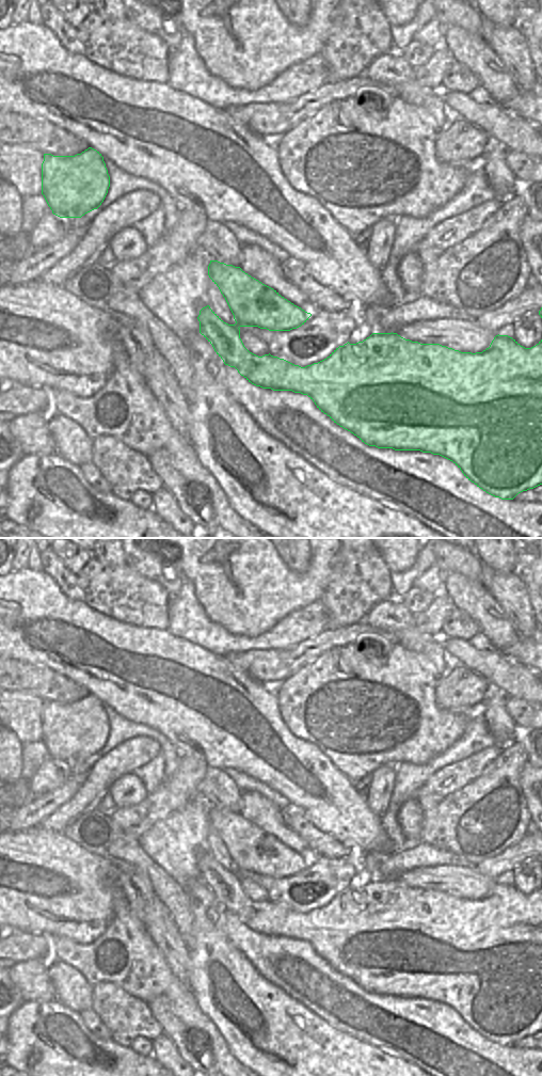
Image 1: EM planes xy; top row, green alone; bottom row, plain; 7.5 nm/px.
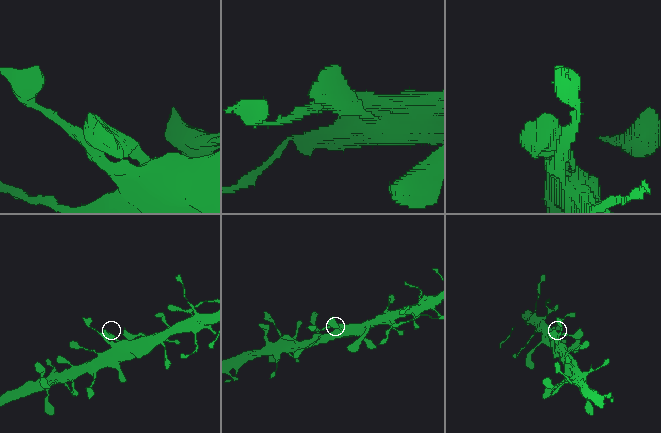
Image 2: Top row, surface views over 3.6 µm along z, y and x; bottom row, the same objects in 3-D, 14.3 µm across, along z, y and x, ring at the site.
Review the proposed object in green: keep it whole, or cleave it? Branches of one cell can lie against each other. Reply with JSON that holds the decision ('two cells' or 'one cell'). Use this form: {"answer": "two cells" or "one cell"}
{"answer": "one cell"}

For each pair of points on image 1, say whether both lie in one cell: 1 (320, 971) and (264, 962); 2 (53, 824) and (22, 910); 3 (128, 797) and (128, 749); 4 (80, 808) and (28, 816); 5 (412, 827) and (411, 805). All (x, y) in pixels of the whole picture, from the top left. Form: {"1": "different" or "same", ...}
{"1": "same", "2": "different", "3": "different", "4": "different", "5": "same"}

